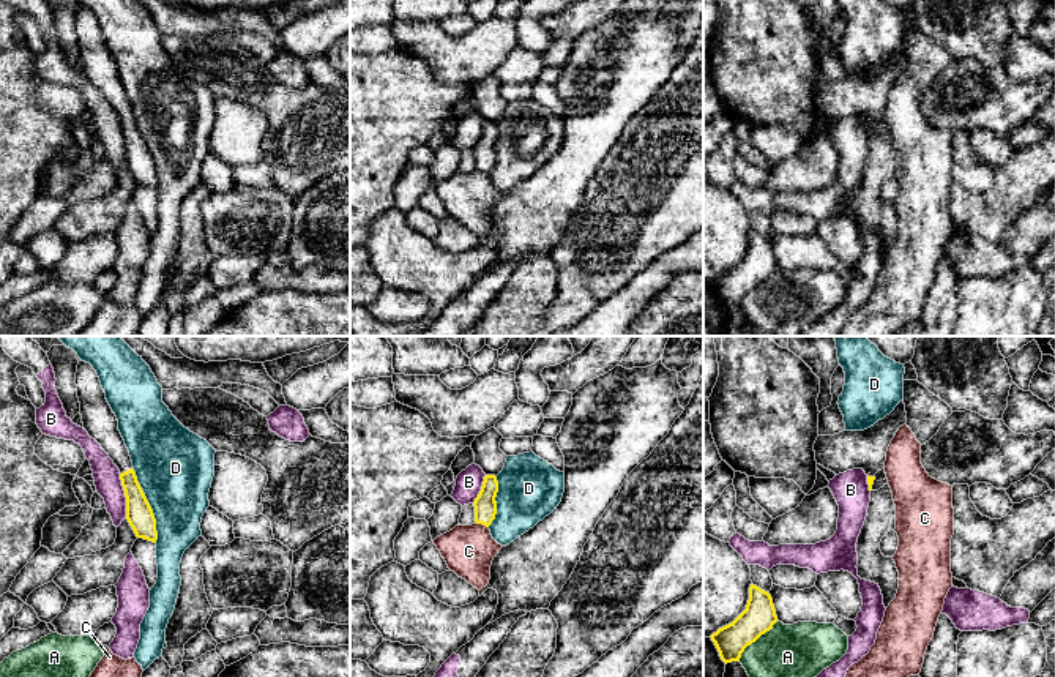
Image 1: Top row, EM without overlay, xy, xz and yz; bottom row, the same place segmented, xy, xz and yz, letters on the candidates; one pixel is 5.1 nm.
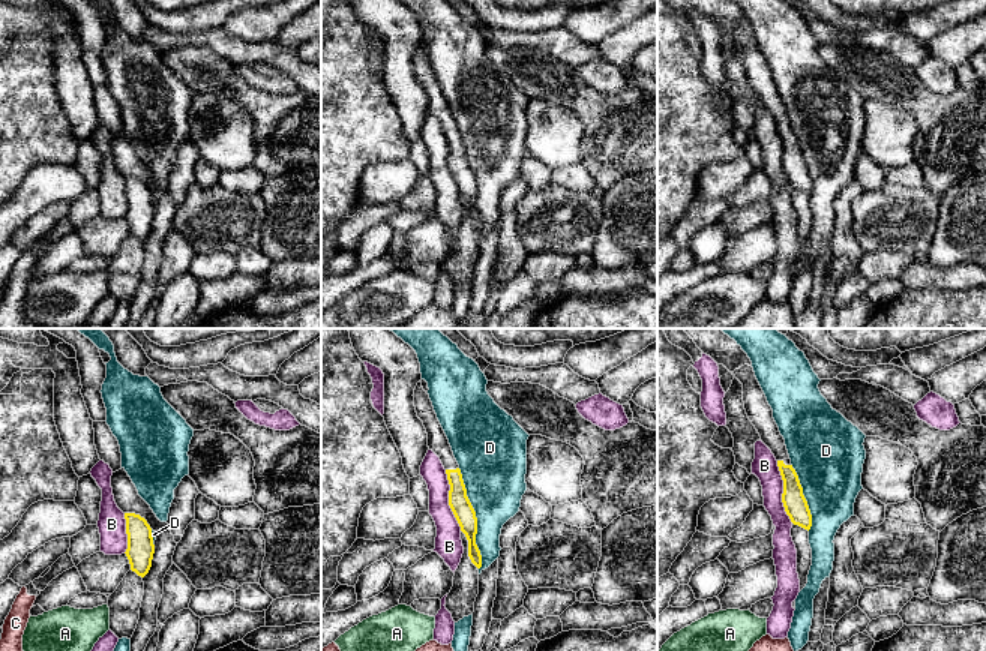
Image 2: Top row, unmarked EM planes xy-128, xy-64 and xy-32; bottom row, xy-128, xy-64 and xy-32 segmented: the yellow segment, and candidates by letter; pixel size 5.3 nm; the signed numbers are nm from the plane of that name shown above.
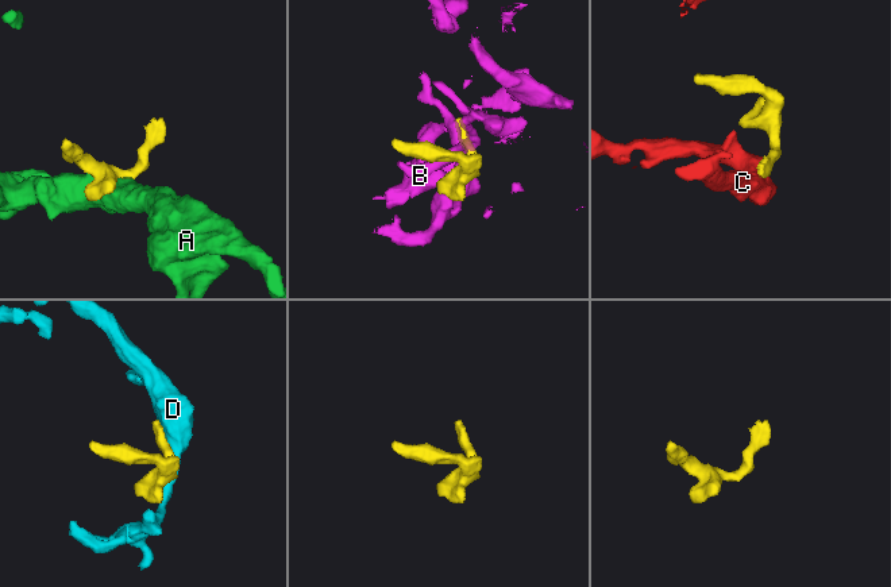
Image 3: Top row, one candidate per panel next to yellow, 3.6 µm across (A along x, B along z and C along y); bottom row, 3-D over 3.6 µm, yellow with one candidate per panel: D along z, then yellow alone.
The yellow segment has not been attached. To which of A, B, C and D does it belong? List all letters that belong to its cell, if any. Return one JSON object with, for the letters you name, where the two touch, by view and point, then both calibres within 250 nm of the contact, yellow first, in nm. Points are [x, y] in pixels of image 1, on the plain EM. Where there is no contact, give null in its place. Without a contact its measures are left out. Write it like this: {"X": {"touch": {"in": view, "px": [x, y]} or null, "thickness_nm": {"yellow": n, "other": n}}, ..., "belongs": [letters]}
{"belongs": []}

